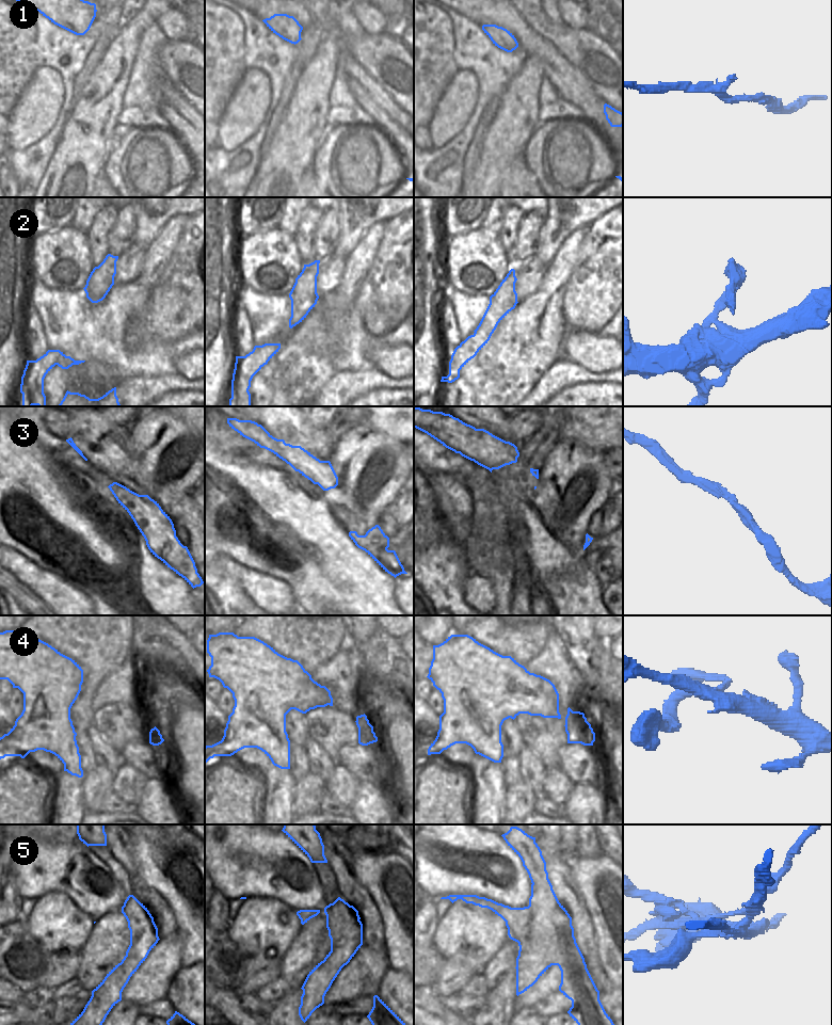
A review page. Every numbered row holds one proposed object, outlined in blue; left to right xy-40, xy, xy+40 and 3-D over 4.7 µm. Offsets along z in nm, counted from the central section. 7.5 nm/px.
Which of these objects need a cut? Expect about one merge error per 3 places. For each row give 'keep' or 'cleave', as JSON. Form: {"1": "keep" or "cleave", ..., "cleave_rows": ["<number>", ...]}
{"1": "keep", "2": "keep", "3": "keep", "4": "keep", "5": "cleave", "cleave_rows": ["5"]}

